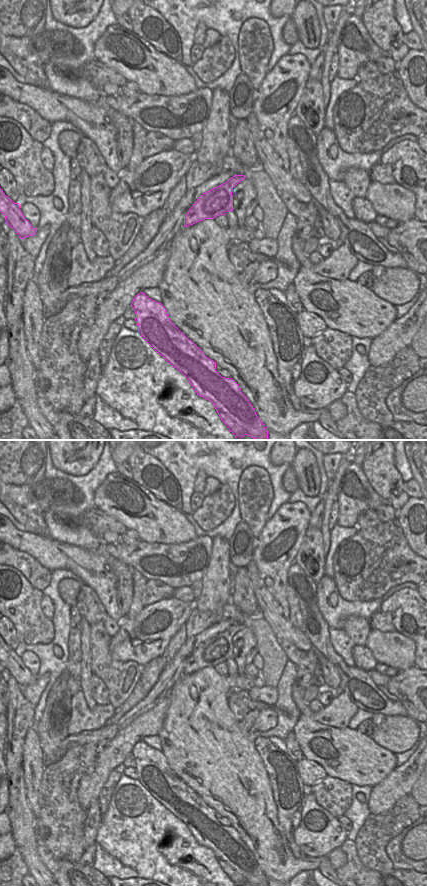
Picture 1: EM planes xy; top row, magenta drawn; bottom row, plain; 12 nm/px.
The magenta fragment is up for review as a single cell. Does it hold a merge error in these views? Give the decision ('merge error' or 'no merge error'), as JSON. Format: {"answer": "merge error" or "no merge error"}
{"answer": "no merge error"}

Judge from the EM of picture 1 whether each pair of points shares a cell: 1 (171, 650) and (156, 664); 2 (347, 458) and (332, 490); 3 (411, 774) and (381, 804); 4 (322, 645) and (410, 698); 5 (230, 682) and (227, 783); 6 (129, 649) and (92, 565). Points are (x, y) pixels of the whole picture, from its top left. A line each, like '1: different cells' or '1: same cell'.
1: different cells
2: same cell
3: same cell
4: different cells
5: same cell
6: different cells

